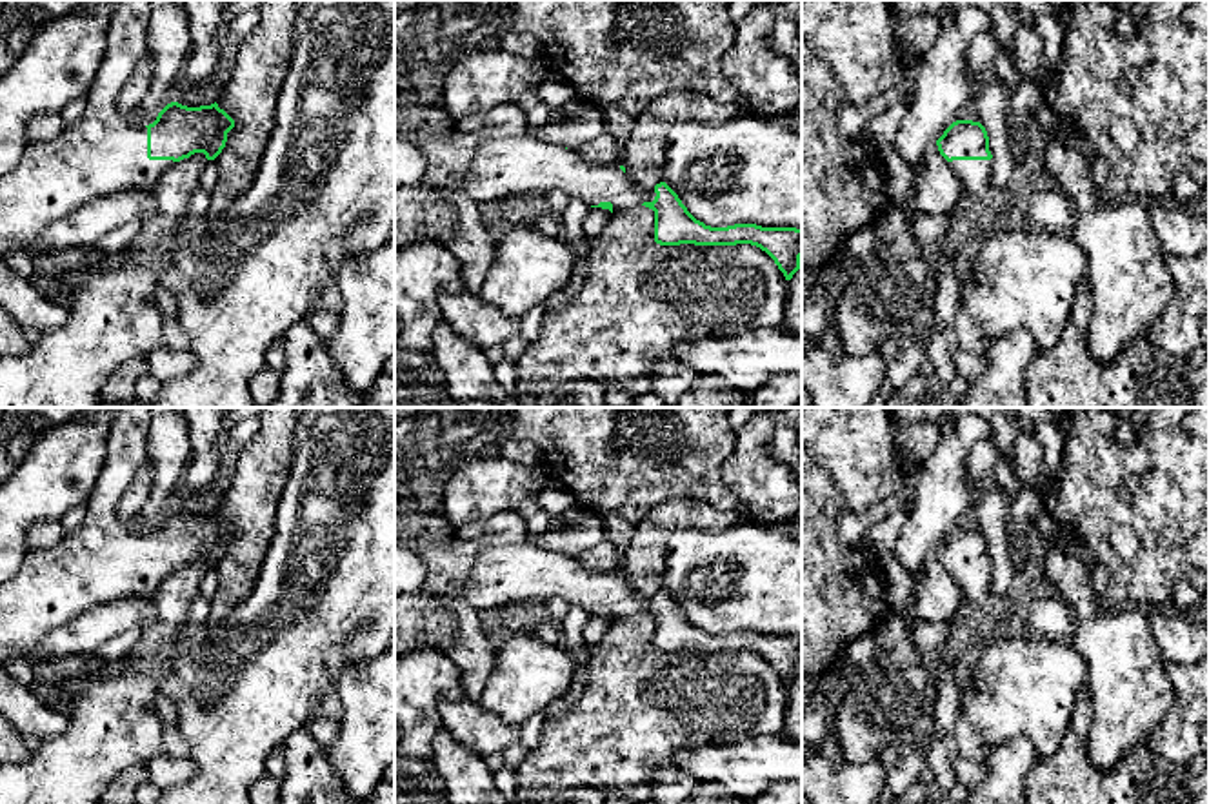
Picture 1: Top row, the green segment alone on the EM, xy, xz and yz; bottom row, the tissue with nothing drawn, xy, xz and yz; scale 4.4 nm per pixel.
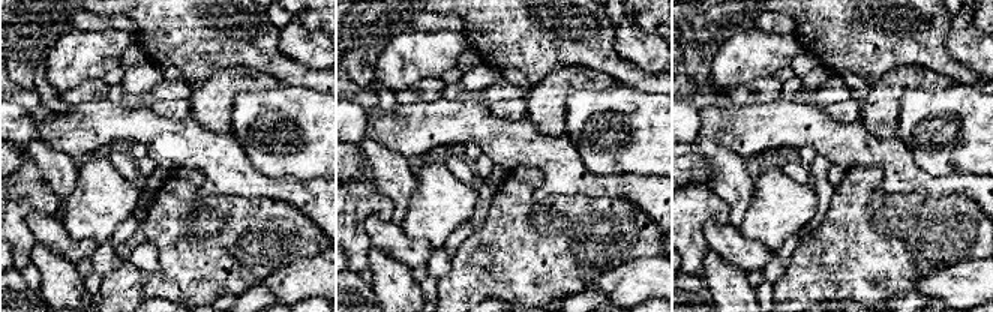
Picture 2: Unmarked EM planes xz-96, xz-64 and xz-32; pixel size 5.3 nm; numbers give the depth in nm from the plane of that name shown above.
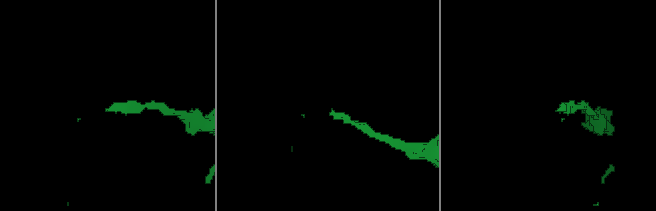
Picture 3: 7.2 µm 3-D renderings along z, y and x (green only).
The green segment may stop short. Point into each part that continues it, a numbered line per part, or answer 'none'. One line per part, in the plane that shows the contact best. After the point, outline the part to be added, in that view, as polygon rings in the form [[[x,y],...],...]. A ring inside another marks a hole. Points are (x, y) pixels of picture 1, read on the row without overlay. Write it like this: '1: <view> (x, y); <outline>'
1: xy (104, 561); [[[115,407],[105,444],[105,464],[93,487],[84,524],[58,544],[29,549],[13,578],[0,586],[0,666],[16,658],[53,628],[102,604],[156,597],[173,568],[147,566],[147,535],[116,518],[116,504],[145,460],[147,407]]]

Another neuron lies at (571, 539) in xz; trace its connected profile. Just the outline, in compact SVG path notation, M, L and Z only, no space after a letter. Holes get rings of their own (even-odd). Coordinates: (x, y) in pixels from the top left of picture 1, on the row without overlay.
M584 513L571 524L555 524L542 533L535 542L549 551L558 551L567 557L578 557L582 551L607 538L604 518Z

